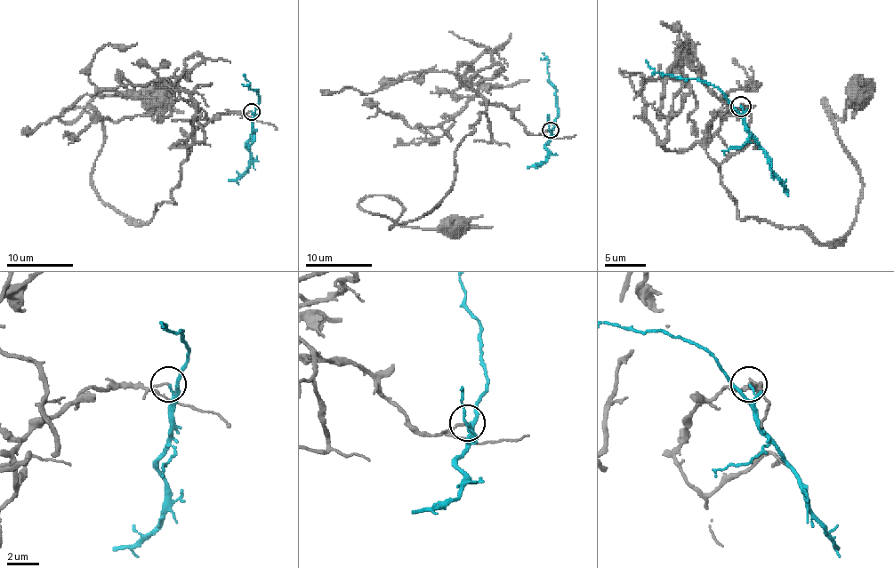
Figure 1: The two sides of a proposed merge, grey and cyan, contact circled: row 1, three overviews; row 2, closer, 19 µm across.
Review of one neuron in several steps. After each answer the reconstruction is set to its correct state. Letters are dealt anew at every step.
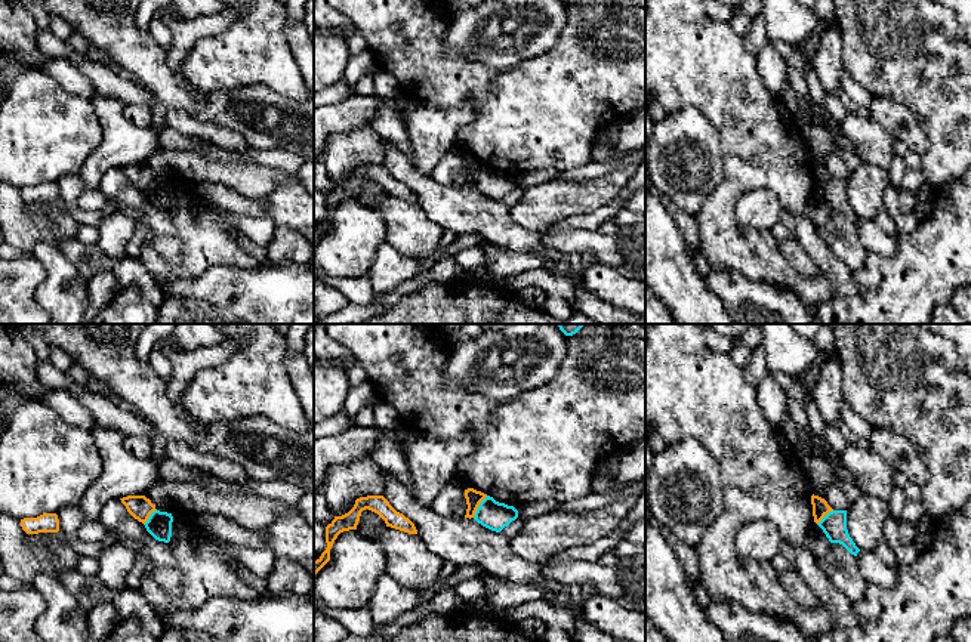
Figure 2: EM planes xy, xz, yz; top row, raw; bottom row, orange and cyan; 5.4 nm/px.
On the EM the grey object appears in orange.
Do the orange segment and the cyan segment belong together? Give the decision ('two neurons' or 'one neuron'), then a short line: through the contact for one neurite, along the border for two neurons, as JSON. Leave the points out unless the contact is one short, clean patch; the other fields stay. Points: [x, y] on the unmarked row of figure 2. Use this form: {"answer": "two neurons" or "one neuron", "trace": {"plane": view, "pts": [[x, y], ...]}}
{"answer": "two neurons", "trace": {"plane": "xz", "pts": [[487, 164], [472, 185]]}}

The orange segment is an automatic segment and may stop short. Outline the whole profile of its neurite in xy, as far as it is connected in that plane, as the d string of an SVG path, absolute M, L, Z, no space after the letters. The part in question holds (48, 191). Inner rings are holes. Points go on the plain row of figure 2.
M43 182L37 186L21 188L21 195L27 203L58 201L59 188L56 182Z

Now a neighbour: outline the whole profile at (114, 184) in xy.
M112 167L102 176L101 191L104 191L110 200L133 207L142 207L147 201L145 194L127 180L120 167Z

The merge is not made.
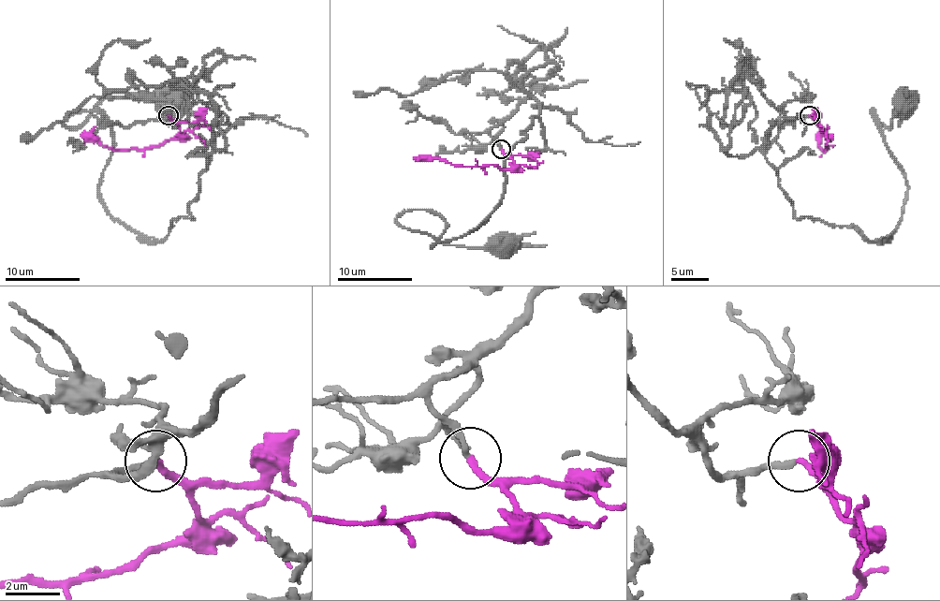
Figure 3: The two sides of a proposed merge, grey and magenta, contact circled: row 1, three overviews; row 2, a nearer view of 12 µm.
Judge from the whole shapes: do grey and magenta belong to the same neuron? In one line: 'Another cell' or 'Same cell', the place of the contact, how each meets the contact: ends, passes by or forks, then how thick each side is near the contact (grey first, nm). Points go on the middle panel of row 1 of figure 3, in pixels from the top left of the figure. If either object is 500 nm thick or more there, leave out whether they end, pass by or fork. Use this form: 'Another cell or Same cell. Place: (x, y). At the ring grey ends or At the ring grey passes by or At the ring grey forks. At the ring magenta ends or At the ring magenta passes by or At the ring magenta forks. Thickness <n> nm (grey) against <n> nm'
Same cell. Place: (501, 149). At the ring grey ends. At the ring magenta ends. Thickness 200 nm (grey) against 240 nm

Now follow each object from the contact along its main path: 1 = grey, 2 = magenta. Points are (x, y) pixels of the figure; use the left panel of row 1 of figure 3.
1: (168, 115), (197, 78), (213, 149), (150, 241), (99, 192), (112, 126), (64, 121), (170, 100)
2: (168, 115), (180, 132), (152, 147), (112, 149), (80, 134)

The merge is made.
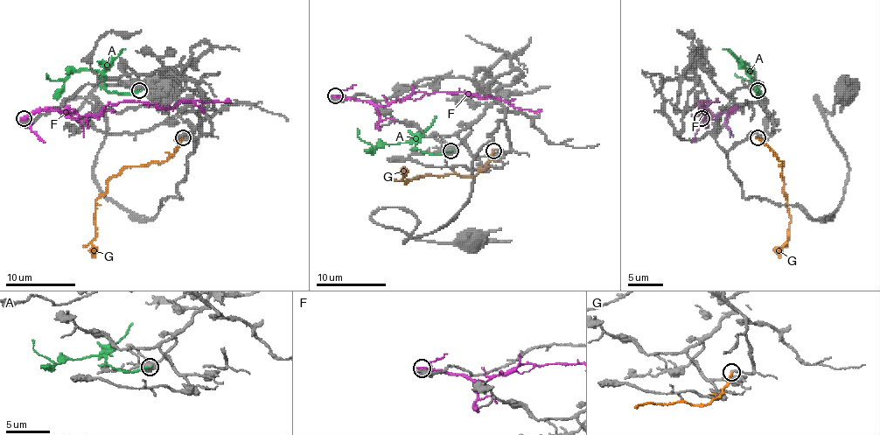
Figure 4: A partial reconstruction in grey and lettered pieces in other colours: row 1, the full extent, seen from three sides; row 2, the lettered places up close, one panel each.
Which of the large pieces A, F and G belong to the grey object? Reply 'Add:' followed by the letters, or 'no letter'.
Add: no letter

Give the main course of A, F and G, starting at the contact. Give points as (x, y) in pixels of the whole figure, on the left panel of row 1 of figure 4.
A: (139, 91), (109, 93), (106, 89), (104, 77), (95, 70), (73, 70), (64, 79), (50, 80), (46, 73)
F: (24, 119), (41, 110), (78, 119), (97, 115), (109, 103), (174, 107), (230, 100)
G: (183, 138), (164, 163), (125, 166), (108, 182), (108, 189), (95, 201), (95, 257)

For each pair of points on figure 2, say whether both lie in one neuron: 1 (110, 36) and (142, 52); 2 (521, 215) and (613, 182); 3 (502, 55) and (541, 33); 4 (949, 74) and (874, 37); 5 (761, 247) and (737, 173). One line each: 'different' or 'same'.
1: same
2: same
3: same
4: same
5: same

